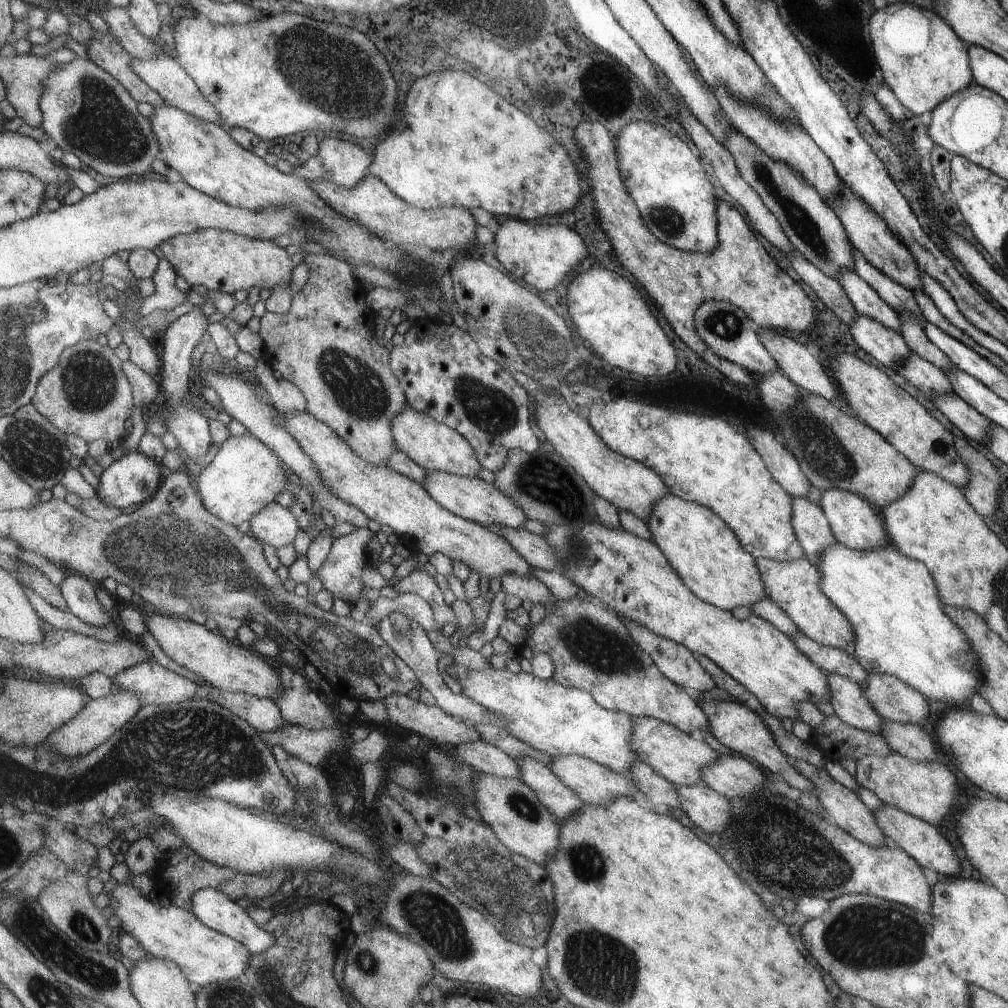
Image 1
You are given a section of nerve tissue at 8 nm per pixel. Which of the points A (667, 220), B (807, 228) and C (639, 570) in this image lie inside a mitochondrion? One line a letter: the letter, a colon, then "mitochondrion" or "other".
A: mitochondrion
B: mitochondrion
C: other

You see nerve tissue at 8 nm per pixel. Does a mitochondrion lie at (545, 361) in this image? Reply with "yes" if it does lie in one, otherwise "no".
yes

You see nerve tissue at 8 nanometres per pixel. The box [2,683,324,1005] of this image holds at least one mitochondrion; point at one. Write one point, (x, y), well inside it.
(88, 974)

